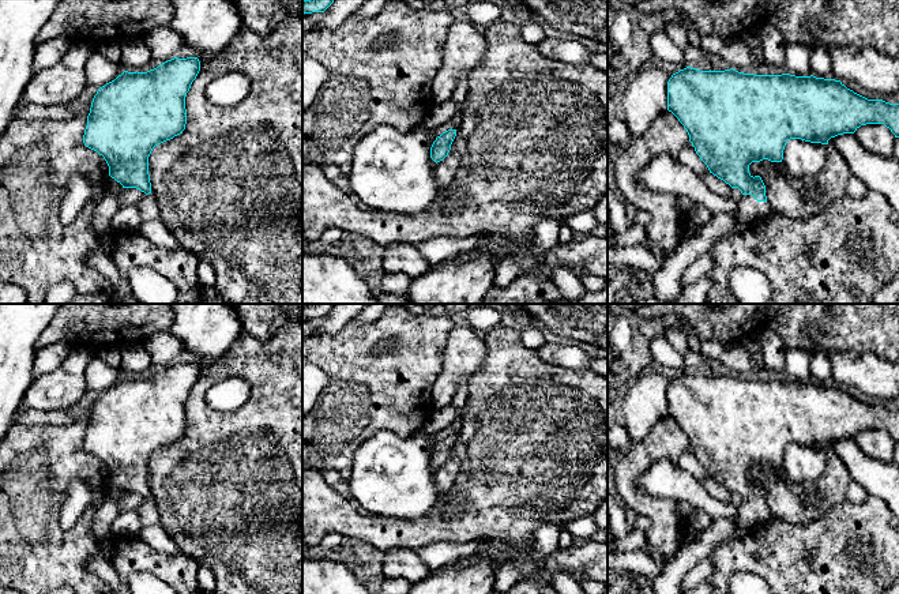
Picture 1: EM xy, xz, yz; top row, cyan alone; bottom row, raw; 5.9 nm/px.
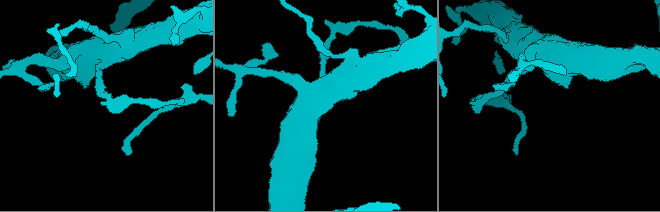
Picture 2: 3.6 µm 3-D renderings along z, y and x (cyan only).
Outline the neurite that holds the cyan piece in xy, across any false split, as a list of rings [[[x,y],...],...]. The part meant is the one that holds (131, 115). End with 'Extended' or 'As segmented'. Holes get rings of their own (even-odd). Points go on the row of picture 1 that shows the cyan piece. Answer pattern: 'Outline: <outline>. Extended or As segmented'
Outline: [[[174,57],[147,72],[124,71],[114,80],[99,87],[93,98],[83,143],[104,157],[109,166],[109,176],[123,188],[136,188],[146,193],[136,204],[142,222],[159,218],[159,208],[151,193],[148,157],[155,146],[185,129],[185,97],[199,71],[198,57]]]. Extended

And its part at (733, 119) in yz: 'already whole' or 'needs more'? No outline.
needs more

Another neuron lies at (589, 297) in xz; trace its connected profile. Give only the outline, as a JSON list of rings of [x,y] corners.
[[[608,277],[599,292],[587,292],[576,298],[561,298],[556,304],[608,304]]]

